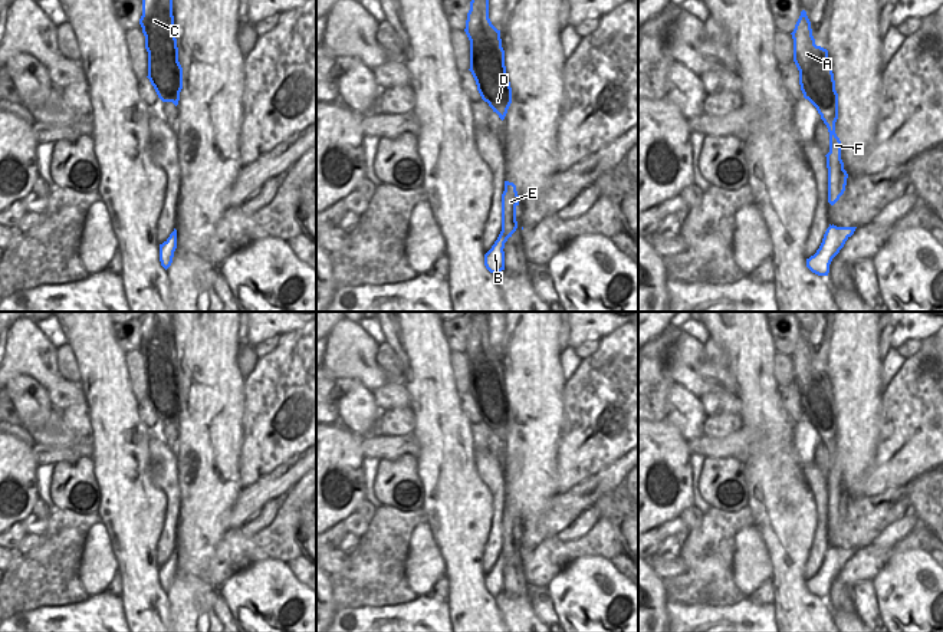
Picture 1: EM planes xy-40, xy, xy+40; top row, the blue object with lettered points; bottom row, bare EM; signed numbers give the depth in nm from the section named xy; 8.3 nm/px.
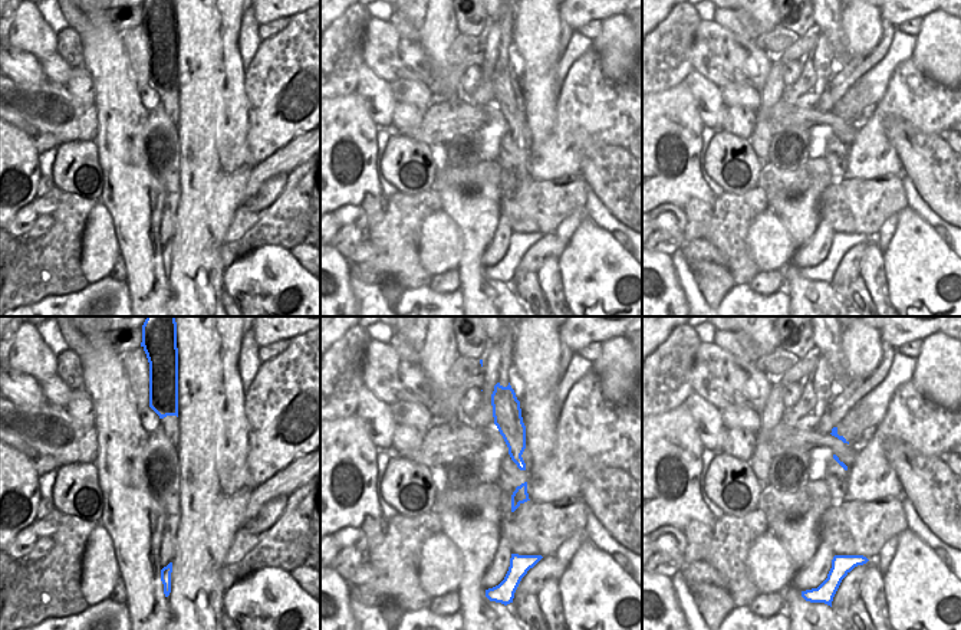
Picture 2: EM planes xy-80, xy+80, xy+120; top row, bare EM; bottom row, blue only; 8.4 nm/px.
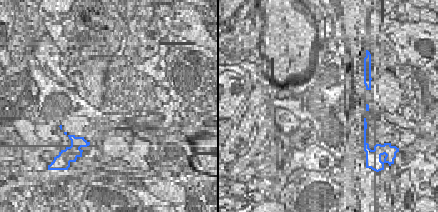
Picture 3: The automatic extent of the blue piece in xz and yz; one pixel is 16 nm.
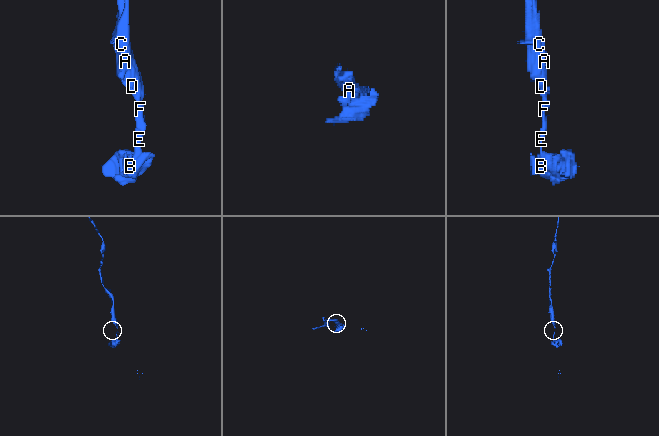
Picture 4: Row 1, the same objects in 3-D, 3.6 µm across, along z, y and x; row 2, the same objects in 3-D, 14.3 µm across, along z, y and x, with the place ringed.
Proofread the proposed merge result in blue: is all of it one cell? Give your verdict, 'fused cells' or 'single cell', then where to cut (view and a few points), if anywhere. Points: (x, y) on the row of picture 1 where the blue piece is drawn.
fused cells; cut in xy along (502, 229), (508, 237)

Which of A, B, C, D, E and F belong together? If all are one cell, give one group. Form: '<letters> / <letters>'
A C D E F / B

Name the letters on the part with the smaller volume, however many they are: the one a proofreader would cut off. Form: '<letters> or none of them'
B

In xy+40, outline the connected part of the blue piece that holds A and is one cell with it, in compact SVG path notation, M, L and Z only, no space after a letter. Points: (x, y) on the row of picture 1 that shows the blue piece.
M806 11L801 16L791 33L794 39L794 62L799 70L799 85L804 98L808 99L821 115L829 132L828 168L828 203L834 205L845 191L848 174L841 159L841 141L835 134L838 119L838 93L828 50L816 46Z

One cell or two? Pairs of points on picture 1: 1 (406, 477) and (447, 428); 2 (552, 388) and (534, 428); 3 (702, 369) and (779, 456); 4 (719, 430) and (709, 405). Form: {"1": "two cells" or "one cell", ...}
{"1": "two cells", "2": "one cell", "3": "two cells", "4": "two cells"}

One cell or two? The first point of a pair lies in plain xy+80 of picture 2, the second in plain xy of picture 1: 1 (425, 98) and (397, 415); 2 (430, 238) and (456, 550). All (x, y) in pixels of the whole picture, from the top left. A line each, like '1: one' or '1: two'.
1: two
2: two

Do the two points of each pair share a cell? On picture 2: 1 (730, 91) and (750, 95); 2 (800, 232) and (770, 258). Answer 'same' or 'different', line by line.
1: same
2: different

